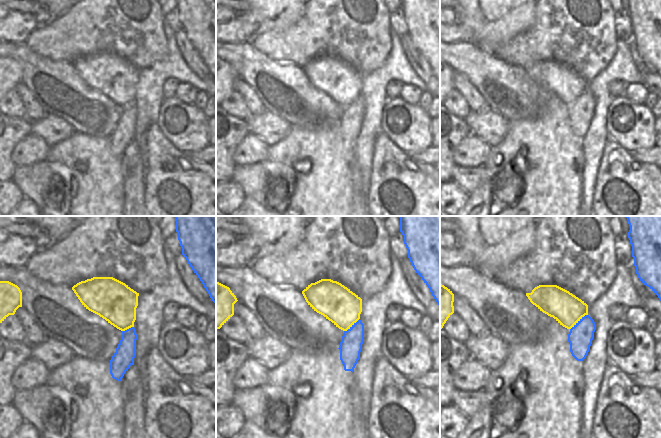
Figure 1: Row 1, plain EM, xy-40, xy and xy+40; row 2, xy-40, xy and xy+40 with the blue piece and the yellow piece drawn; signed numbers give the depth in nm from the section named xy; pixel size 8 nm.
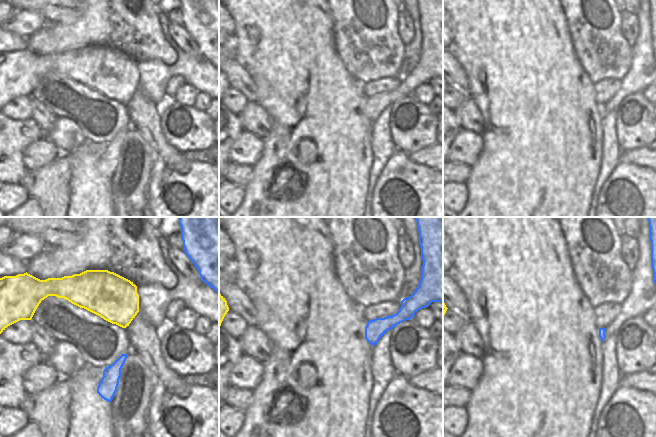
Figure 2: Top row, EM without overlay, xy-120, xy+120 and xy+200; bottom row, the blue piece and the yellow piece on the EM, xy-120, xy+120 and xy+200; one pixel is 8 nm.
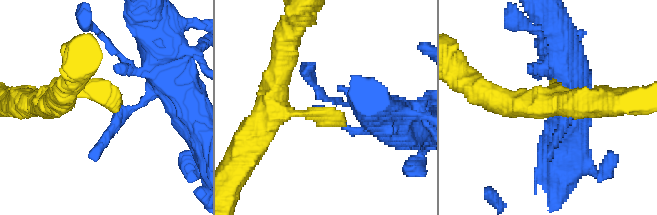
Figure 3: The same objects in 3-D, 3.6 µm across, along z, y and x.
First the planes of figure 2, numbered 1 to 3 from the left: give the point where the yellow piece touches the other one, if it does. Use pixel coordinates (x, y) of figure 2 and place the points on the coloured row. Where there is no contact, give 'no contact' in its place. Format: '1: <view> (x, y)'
1: no contact
2: no contact
3: no contact

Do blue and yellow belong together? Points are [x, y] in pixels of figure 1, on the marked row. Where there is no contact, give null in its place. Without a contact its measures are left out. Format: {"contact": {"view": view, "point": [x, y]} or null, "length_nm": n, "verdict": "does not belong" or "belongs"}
{"contact": {"view": "xy+40", "point": [578, 321]}, "length_nm": 190, "verdict": "does not belong"}

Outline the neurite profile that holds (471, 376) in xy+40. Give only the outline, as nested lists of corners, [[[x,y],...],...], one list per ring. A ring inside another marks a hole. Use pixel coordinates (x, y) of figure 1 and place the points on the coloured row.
[[[470,357],[454,374],[454,386],[456,391],[479,391],[489,378],[490,370]]]

